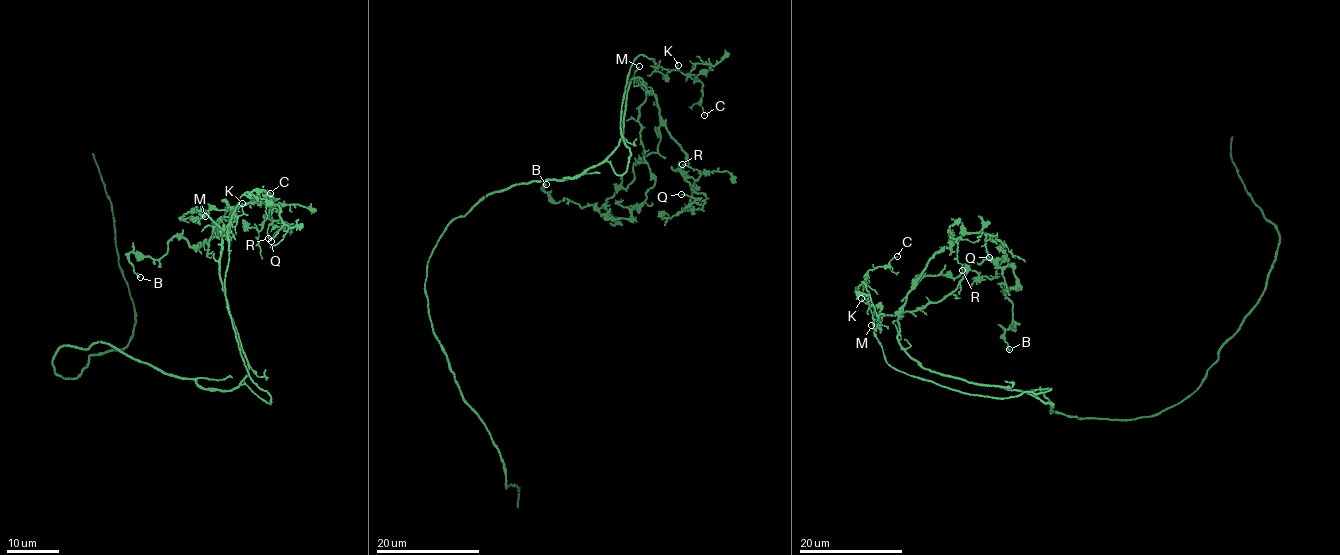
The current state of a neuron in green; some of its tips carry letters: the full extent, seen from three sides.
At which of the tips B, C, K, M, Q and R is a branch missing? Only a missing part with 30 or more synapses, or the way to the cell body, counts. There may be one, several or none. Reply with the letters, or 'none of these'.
none of these

